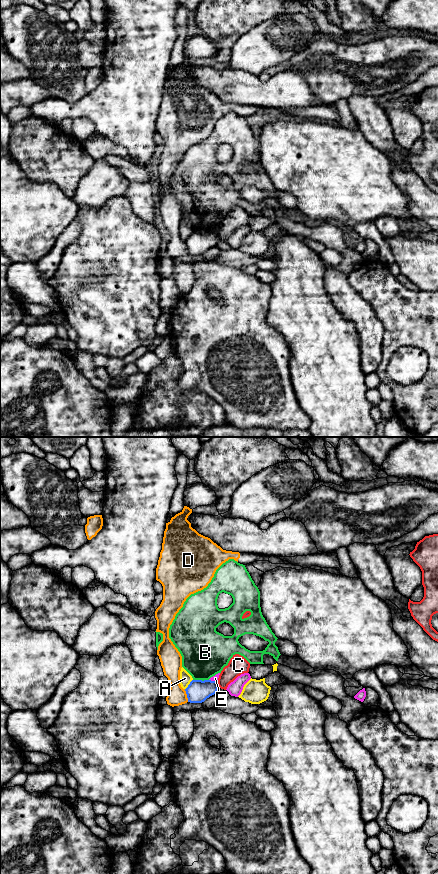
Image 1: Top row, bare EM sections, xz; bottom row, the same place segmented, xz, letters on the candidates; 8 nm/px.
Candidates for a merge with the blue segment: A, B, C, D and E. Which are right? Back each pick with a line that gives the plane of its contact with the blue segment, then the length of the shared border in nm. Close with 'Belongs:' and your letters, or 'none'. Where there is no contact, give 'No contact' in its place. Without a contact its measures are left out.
Belongs: none

